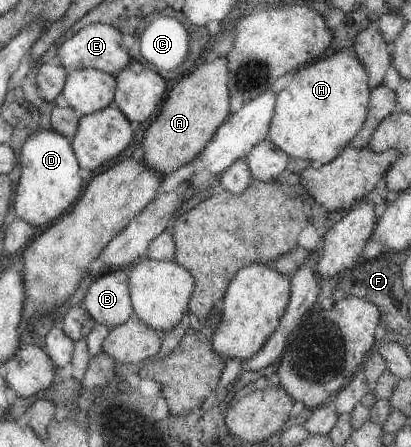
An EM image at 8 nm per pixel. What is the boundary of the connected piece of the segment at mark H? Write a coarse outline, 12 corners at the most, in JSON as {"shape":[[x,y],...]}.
{"shape":[[348,49],[297,69],[265,139],[292,158],[336,158],[370,91]]}

